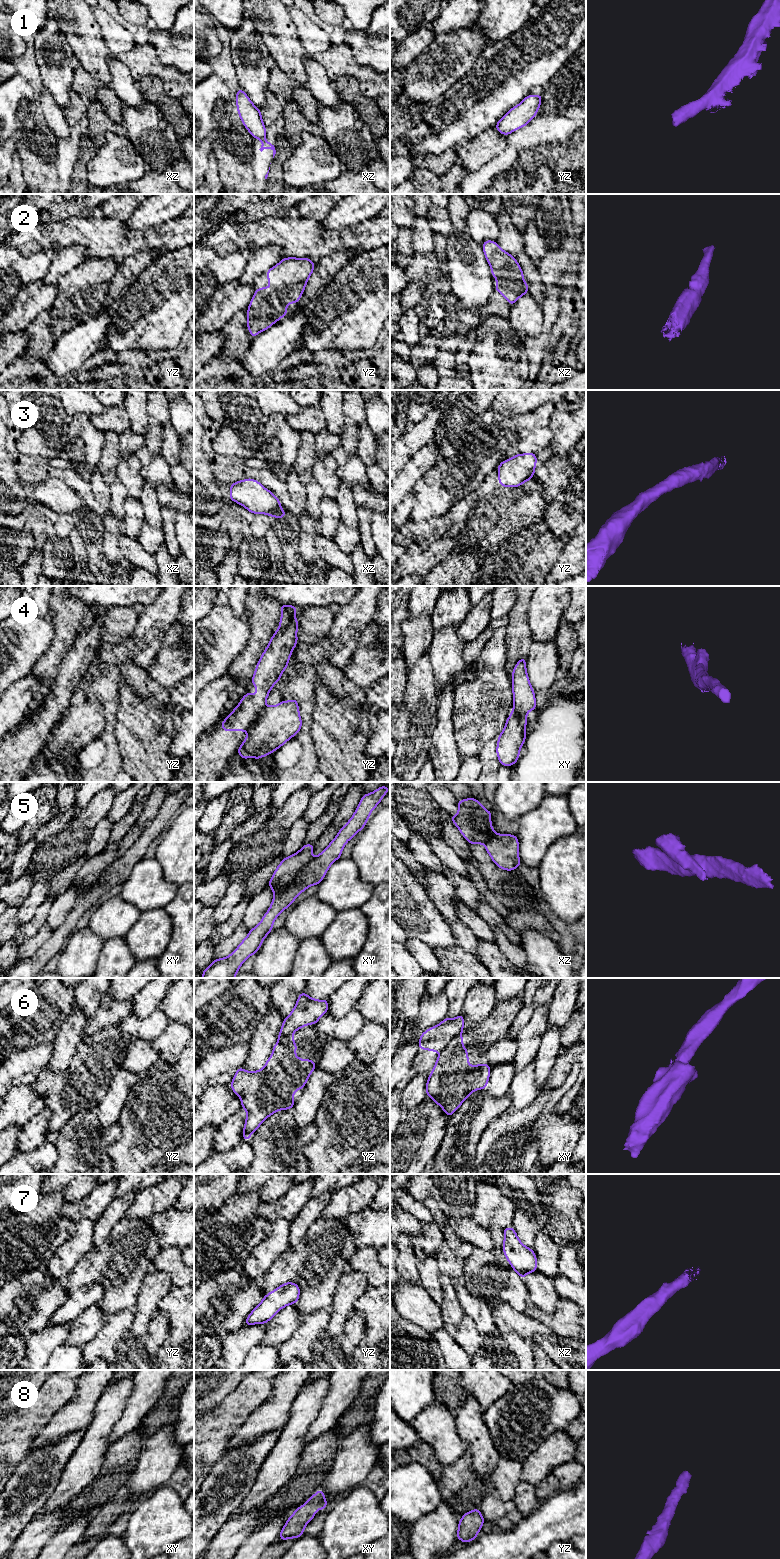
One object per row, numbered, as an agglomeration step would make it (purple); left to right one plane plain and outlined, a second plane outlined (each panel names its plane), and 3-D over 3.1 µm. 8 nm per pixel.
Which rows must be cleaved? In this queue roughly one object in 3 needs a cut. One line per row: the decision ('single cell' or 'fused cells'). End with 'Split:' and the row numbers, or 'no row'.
1: single cell
2: single cell
3: single cell
4: fused cells
5: fused cells
6: fused cells
7: single cell
8: single cell
Split: 4, 5, 6

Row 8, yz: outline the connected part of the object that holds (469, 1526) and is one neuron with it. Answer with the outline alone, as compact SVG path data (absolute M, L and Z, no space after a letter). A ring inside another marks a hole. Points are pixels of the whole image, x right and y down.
M478 1508L466 1512L459 1520L457 1540L463 1541L465 1544L475 1540L484 1522L485 1520Z

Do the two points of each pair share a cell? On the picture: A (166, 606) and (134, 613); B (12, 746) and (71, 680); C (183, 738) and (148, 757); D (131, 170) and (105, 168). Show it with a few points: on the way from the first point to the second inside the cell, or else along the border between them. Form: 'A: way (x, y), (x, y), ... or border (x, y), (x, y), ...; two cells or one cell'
A: border (142, 608), (136, 627), (131, 634); two cells
B: way (29, 733), (64, 697); one cell
C: border (174, 737), (169, 747); two cells
D: way (125, 168), (111, 168); one cell

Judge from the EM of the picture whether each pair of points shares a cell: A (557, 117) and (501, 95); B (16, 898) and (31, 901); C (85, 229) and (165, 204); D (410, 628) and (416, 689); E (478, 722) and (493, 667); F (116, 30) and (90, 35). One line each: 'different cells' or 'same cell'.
A: different cells
B: different cells
C: different cells
D: different cells
E: same cell
F: different cells

